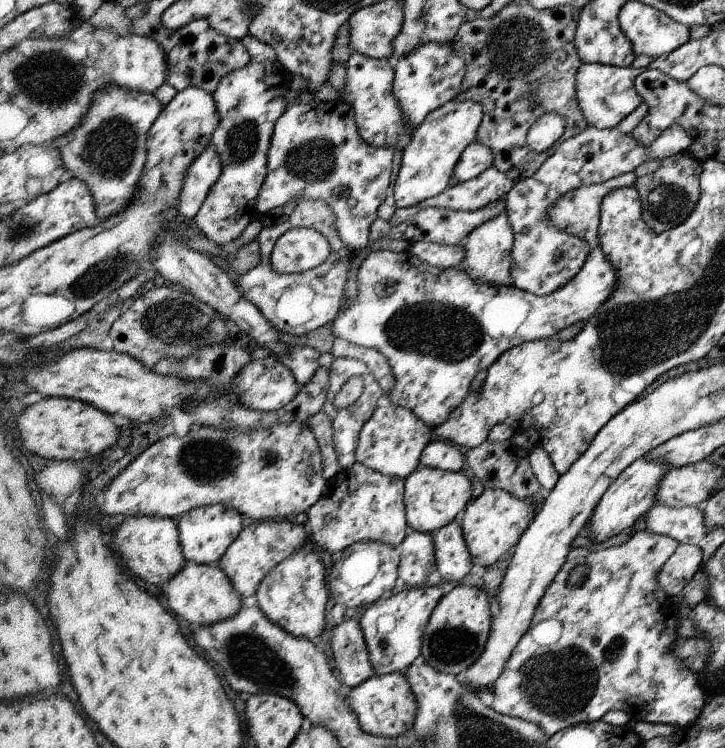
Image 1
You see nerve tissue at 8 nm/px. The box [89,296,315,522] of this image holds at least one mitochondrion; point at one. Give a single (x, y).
(205, 461)

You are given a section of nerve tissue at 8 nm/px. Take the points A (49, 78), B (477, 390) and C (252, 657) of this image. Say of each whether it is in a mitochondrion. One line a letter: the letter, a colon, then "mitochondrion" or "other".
A: mitochondrion
B: other
C: mitochondrion

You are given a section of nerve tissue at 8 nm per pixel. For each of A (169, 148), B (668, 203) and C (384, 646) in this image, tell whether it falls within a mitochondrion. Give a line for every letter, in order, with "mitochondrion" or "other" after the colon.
A: other
B: mitochondrion
C: mitochondrion

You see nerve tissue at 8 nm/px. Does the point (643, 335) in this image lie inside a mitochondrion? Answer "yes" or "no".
yes

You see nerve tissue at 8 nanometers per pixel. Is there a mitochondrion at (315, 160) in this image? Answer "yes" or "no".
yes

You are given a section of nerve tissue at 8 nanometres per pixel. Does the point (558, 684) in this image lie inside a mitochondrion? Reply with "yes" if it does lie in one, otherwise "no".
yes

